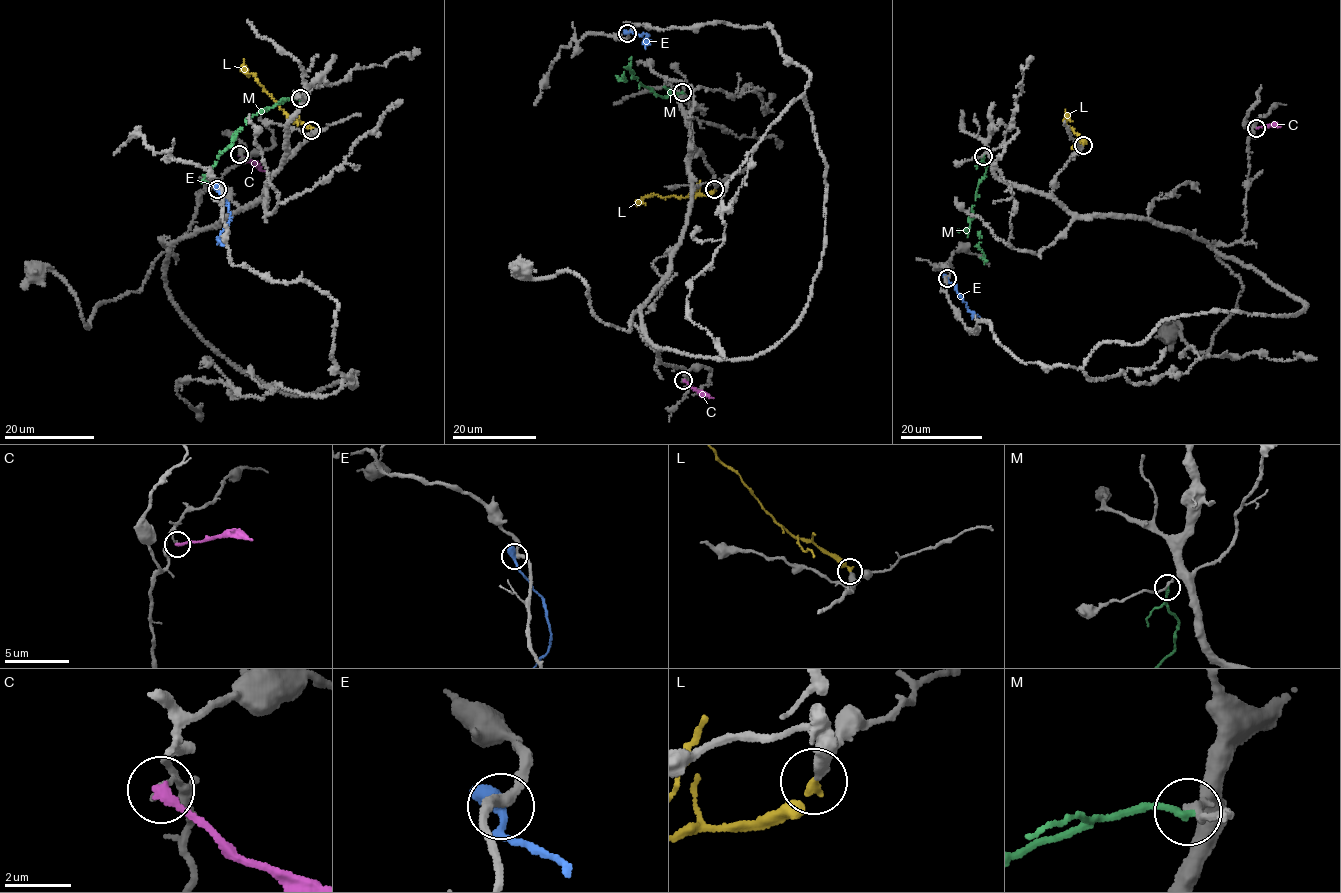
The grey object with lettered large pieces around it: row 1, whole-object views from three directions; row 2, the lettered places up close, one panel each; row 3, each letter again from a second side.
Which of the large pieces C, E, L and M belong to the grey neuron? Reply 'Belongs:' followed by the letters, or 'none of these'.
Belongs: L

